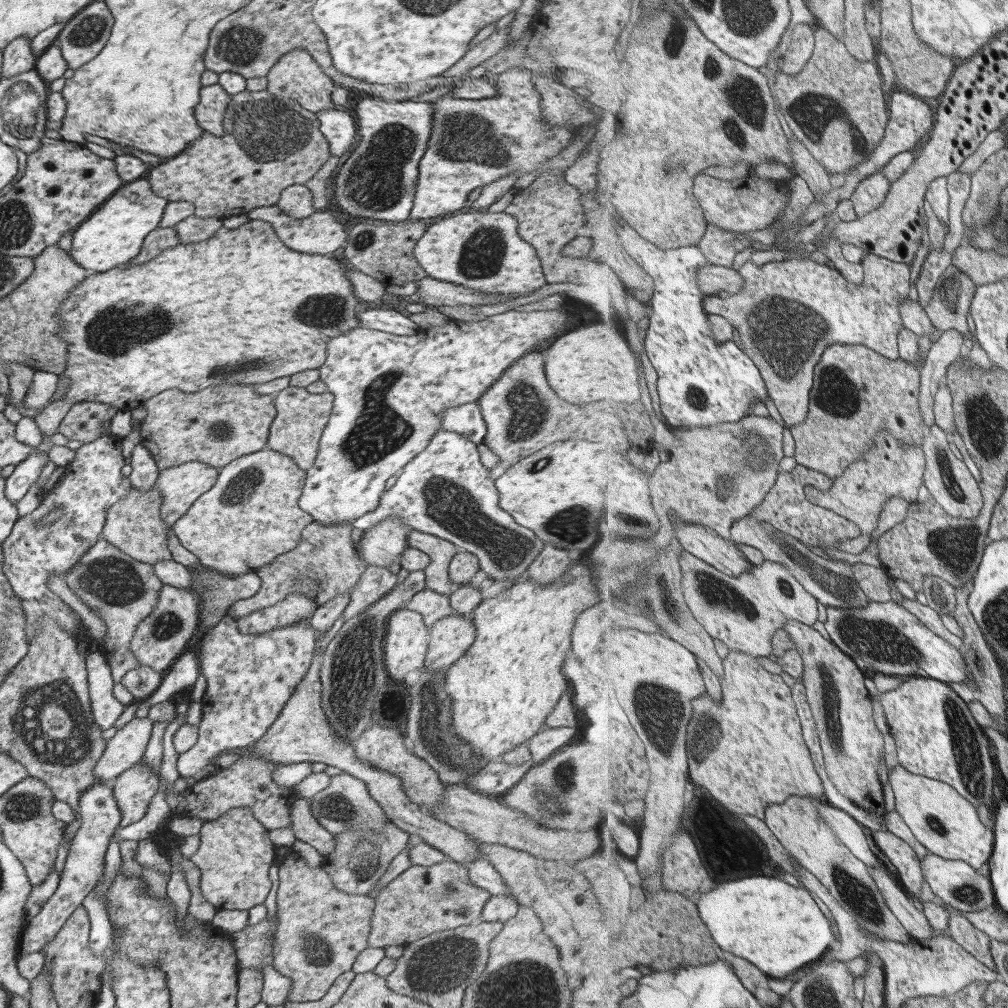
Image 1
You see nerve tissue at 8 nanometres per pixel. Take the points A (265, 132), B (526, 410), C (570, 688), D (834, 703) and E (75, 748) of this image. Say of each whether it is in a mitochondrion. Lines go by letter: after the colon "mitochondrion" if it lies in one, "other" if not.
A: mitochondrion
B: mitochondrion
C: other
D: mitochondrion
E: mitochondrion

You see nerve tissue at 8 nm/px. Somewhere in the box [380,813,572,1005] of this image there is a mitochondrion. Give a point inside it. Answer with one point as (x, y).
(433, 968)

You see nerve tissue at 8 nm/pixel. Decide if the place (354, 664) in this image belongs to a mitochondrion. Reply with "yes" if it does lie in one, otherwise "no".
yes

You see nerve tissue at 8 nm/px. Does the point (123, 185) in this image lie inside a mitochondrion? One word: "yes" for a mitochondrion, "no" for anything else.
no

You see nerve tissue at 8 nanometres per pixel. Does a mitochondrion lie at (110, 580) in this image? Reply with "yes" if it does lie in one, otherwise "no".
yes

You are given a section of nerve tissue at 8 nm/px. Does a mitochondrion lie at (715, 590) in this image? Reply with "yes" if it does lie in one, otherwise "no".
yes

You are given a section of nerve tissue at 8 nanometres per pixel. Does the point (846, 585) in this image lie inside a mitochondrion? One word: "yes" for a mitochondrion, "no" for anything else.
yes

